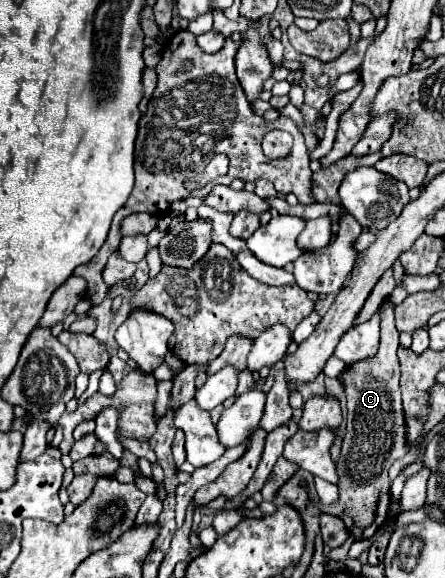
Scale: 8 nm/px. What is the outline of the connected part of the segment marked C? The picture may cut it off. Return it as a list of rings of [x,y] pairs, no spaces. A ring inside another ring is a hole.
[[[385,302],[381,306],[381,344],[373,358],[359,360],[347,366],[339,378],[347,394],[347,434],[341,446],[341,458],[337,462],[339,472],[339,502],[333,506],[321,506],[321,512],[339,516],[349,534],[355,540],[365,540],[379,530],[387,520],[387,510],[391,504],[387,476],[393,462],[407,454],[405,444],[405,422],[401,408],[401,366],[397,360],[399,332],[395,328],[395,306]],[[393,362],[397,362],[397,374],[393,374]]]

